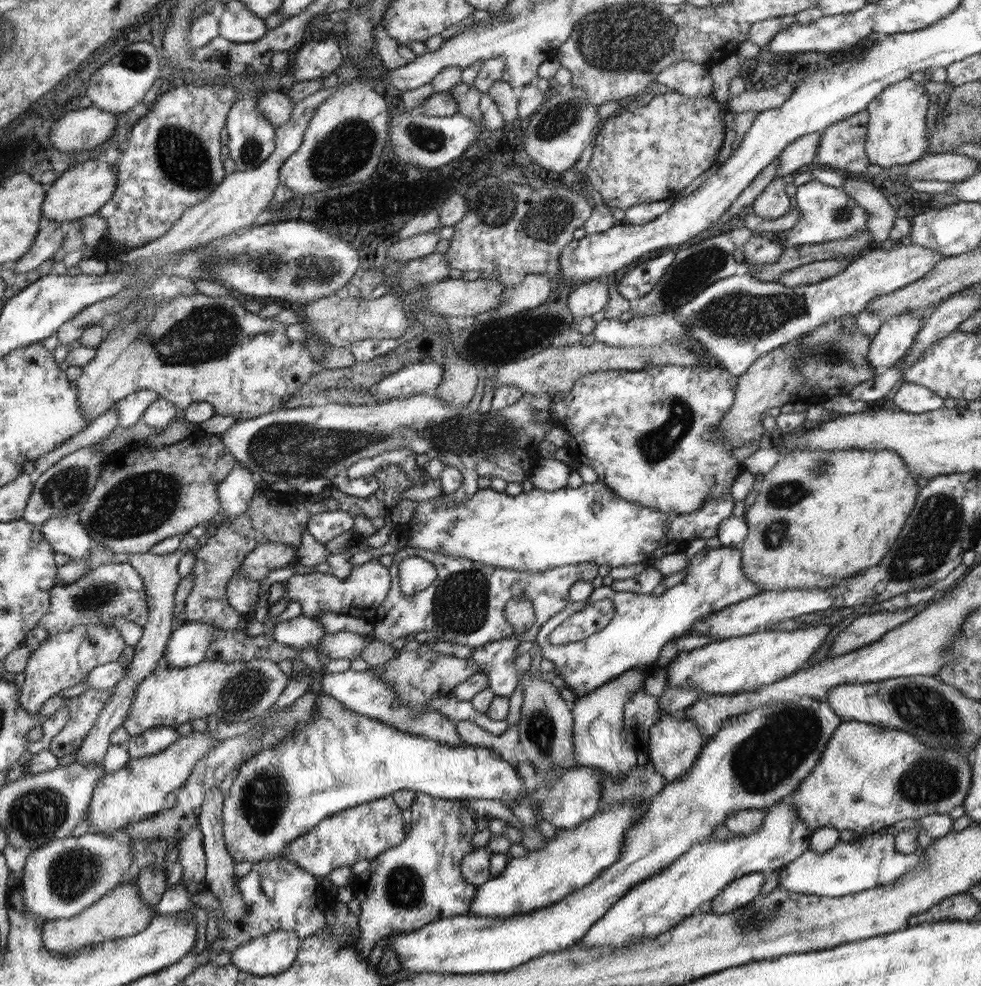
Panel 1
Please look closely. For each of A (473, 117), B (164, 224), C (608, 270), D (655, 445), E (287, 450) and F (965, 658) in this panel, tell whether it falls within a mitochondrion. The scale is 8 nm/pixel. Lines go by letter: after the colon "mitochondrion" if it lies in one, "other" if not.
A: other
B: other
C: other
D: mitochondrion
E: mitochondrion
F: other

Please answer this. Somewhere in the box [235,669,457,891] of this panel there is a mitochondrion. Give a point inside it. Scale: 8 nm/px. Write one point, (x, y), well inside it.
(263, 799)

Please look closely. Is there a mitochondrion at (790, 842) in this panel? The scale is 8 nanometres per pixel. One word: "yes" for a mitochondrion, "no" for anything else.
no

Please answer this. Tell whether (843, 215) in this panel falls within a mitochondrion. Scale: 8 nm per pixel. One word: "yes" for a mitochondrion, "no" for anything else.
yes

